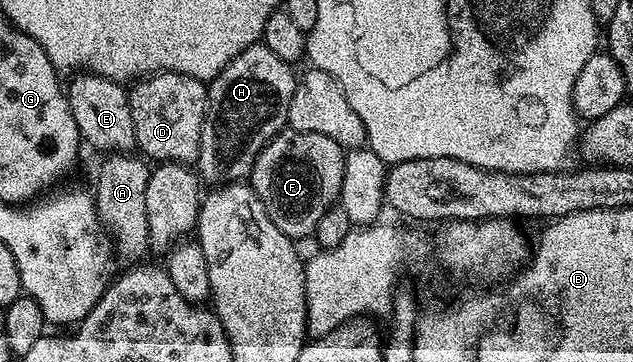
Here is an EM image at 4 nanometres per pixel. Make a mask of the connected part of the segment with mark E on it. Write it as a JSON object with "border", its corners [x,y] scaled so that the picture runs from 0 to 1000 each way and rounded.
{"border":[[[130,199],[106,224],[111,315],[123,337],[128,390],[163,425],[202,425],[215,409],[212,323],[205,315],[202,243],[188,218],[161,215],[147,199]]]}

